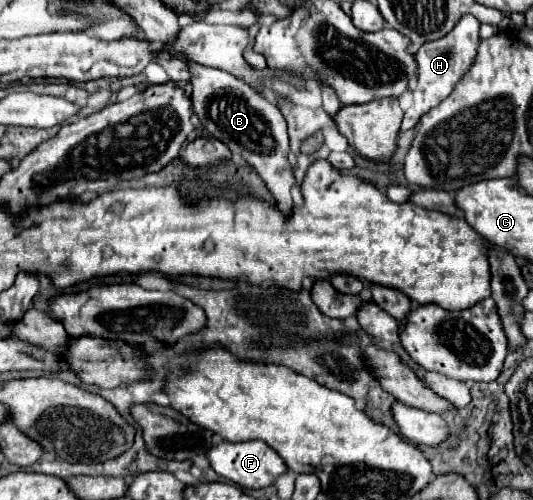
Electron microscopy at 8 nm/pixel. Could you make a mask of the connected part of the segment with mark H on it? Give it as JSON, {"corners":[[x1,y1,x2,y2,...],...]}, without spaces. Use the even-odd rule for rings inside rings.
{"corners":[[462,16,462,20,454,26,452,32,420,46,420,50,416,52,418,80,416,80,416,88,412,90,414,104,404,112,404,120,402,120,402,128,400,128,402,132,414,128,418,124,420,116,424,116,428,110,438,106,454,90,454,86,460,82,460,78,474,64,478,46,480,46,480,22,474,16]]}

